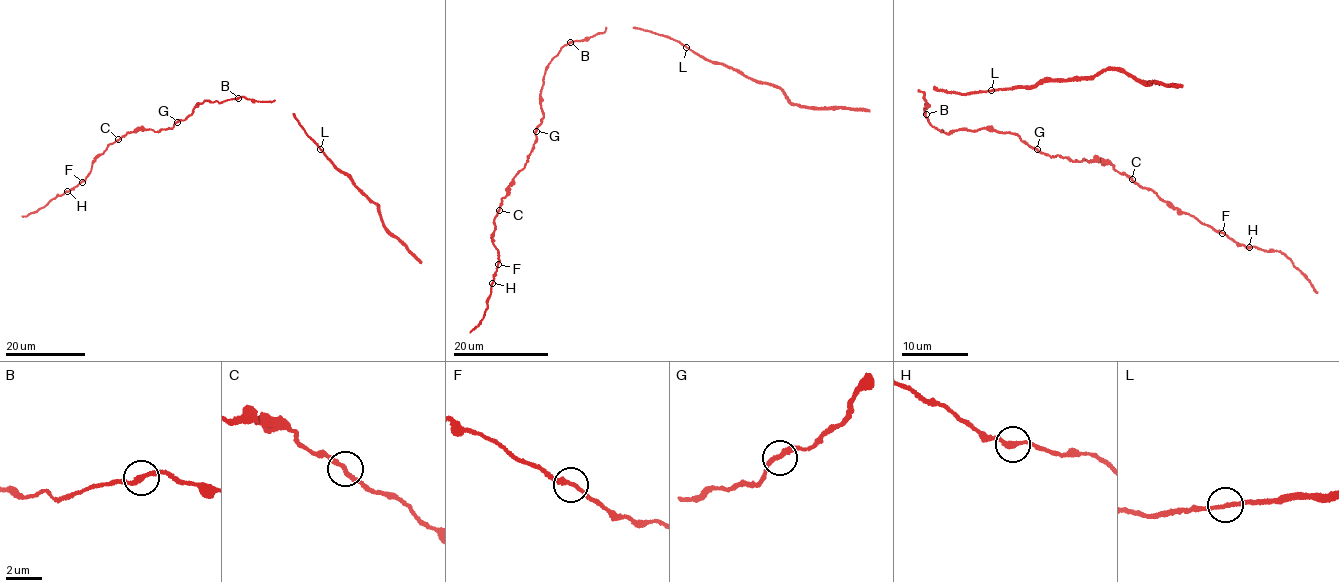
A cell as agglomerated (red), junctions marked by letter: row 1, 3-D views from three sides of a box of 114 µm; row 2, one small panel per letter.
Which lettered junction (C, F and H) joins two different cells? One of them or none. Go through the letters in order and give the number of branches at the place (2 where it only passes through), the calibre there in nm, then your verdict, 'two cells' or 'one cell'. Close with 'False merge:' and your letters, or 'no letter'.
C: branches 2; calibre 220 nm; two cells
F: branches 2; calibre 220 nm; one cell
H: branches 2; calibre 220 nm; one cell
False merge: C

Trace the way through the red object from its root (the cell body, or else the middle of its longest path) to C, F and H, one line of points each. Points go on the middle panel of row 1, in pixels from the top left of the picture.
C: (549, 64), (544, 76), (543, 119), (535, 132), (536, 143), (499, 210)
F: (549, 64), (536, 143), (494, 221), (498, 264)
H: (549, 64), (536, 143), (494, 221), (499, 260), (492, 283)

